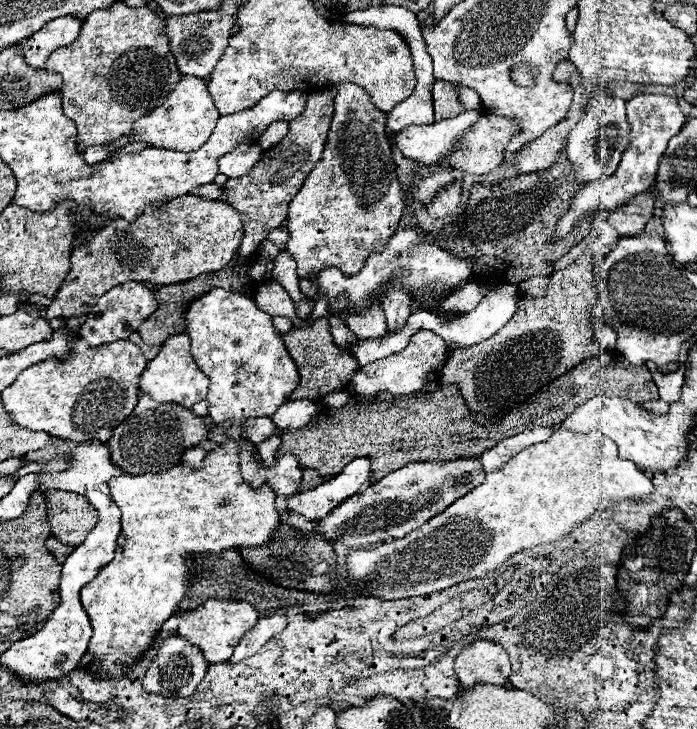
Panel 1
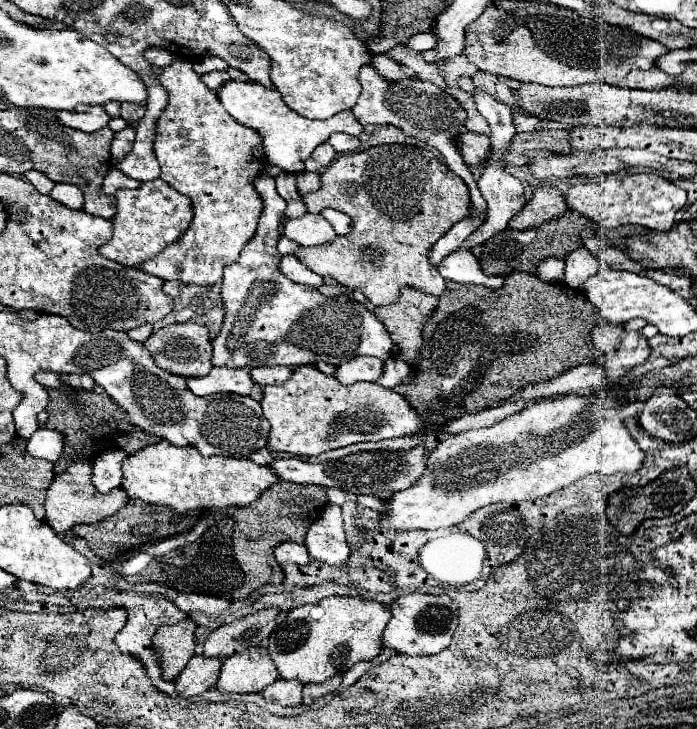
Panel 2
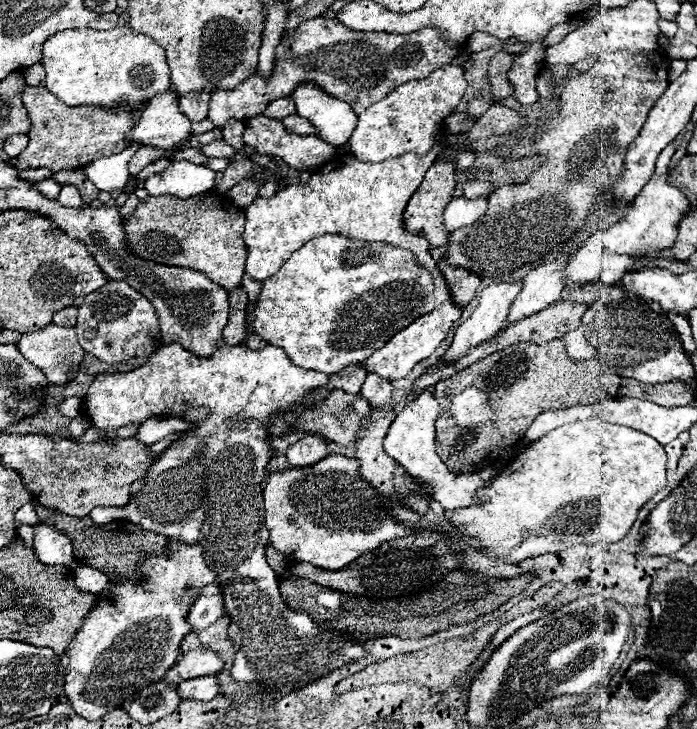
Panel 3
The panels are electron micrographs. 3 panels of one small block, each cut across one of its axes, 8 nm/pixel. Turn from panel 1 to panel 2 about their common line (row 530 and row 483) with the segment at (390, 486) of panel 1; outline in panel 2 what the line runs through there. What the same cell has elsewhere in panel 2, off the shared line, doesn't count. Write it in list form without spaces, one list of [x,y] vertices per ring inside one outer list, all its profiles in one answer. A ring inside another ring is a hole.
[[[414,448],[408,452],[362,452],[352,454],[342,460],[310,464],[302,458],[274,458],[268,466],[276,472],[280,480],[298,482],[298,484],[318,484],[318,486],[336,486],[354,494],[374,494],[378,498],[390,498],[394,492],[412,486],[424,472],[428,452],[424,448]]]

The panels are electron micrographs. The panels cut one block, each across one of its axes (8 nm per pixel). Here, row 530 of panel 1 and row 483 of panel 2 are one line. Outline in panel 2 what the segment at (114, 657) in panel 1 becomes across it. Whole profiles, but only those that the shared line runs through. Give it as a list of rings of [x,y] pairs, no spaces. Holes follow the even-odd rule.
[[[160,440],[158,444],[146,446],[140,452],[128,456],[122,464],[122,470],[124,470],[124,476],[122,476],[120,486],[130,498],[140,498],[150,504],[172,506],[178,512],[178,516],[174,516],[174,520],[178,520],[182,514],[186,514],[190,510],[210,510],[212,512],[212,510],[220,510],[220,508],[228,508],[228,506],[250,504],[268,486],[278,482],[278,476],[274,472],[270,472],[266,466],[254,464],[250,458],[202,456],[196,446],[172,446],[170,442],[164,442],[164,440]]]

